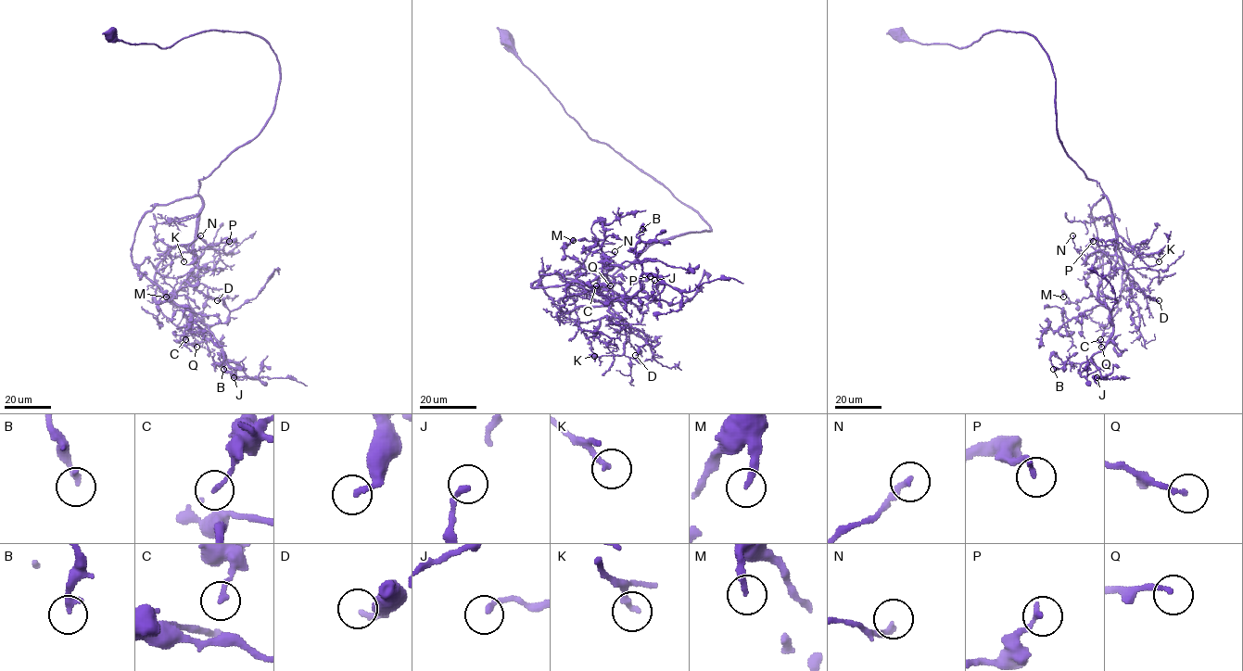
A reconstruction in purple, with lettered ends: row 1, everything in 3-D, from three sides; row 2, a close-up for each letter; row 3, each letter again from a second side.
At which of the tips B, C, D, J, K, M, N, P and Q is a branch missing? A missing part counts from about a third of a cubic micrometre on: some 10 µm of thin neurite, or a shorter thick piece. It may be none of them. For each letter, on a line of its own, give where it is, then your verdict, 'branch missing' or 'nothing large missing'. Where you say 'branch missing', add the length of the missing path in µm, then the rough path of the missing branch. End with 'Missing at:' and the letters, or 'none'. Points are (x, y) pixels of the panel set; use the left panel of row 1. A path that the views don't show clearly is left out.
B: at (223, 369); nothing large missing
C: at (185, 339); nothing large missing
D: at (217, 300); nothing large missing
J: at (234, 377); nothing large missing
K: at (183, 261); nothing large missing
M: at (166, 297); nothing large missing
N: at (200, 235); branch missing; about 2 µm are missing
P: at (229, 241); nothing large missing
Q: at (196, 347); nothing large missing
Missing at: N

